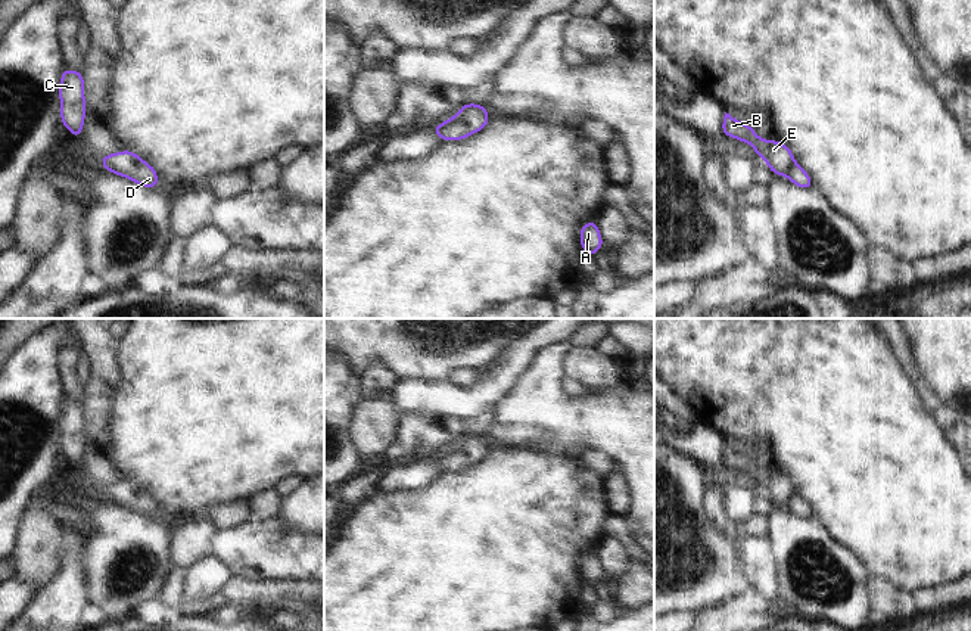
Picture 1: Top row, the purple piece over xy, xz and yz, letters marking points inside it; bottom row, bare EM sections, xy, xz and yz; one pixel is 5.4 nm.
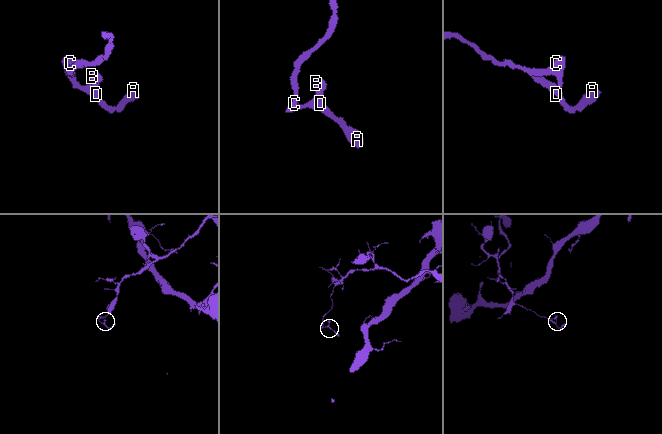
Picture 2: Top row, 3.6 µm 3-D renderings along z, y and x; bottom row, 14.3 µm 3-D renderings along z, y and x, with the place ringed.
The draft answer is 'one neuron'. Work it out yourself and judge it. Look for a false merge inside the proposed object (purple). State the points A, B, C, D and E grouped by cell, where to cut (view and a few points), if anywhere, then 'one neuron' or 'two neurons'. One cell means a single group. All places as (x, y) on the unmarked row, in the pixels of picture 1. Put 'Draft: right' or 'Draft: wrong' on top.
Draft: right
groups A B C D E; cut none; one neuron

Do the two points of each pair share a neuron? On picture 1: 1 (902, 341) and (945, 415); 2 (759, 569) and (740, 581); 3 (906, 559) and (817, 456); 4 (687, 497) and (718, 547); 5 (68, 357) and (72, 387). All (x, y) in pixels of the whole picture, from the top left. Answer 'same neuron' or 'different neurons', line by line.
1: same neuron
2: different neurons
3: same neuron
4: same neuron
5: same neuron

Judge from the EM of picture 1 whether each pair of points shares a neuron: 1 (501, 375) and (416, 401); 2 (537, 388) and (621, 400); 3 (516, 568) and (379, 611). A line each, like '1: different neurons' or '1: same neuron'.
1: same neuron
2: same neuron
3: same neuron

